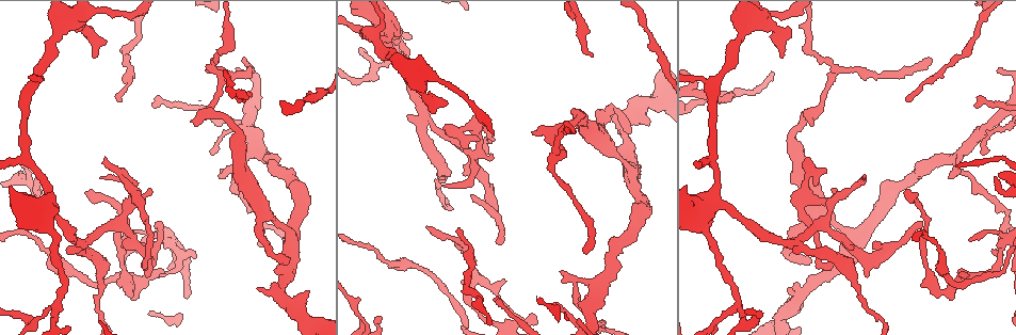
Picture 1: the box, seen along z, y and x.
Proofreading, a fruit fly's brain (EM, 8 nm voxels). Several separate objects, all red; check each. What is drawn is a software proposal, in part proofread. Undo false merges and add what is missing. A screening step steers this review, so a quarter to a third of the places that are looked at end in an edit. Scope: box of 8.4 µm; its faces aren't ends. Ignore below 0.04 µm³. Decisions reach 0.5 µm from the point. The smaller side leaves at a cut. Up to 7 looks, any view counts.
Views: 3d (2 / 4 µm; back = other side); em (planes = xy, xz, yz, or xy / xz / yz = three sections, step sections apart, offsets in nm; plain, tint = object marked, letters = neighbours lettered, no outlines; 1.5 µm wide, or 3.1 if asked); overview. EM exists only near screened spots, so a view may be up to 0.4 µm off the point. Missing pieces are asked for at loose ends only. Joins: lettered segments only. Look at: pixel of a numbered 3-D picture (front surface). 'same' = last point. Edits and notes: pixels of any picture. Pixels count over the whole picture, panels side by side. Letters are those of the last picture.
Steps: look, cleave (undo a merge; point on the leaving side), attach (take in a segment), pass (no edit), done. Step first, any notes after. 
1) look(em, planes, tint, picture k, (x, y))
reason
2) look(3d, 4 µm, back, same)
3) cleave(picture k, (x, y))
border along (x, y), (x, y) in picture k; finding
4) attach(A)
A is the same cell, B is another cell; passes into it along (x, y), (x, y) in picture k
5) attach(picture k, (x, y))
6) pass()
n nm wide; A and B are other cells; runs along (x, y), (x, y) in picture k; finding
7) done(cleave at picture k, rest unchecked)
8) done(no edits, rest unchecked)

look(3d, 2 µm, picture 1, (735, 305))
arms part here

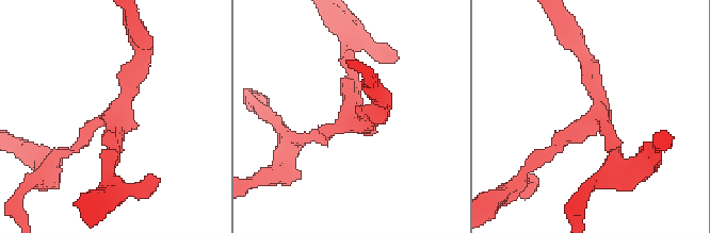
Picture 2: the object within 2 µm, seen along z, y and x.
look(em, planes, letters, picture 2, (598, 114))
3 arms

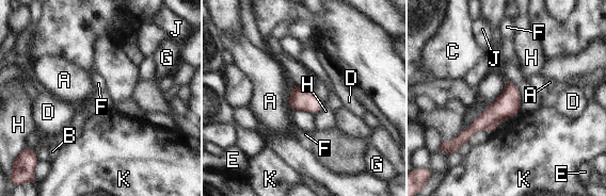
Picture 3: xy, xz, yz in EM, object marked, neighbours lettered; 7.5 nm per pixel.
pass()
A, B, C, D, E, F, G, H, J and K are other cells; border along (291, 86), (289, 110) in picture 3; all the same cell

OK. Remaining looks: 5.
look(3d, 2 µm, picture 1, (194, 124))
branch stops here

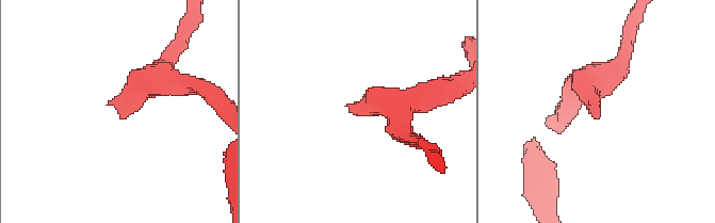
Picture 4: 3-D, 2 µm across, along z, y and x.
look(em, xy, step 8, tint, picture 4, (362, 115))

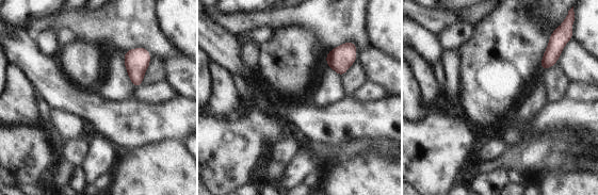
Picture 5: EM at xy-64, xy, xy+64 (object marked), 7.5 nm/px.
look(em, planes, letters, same)

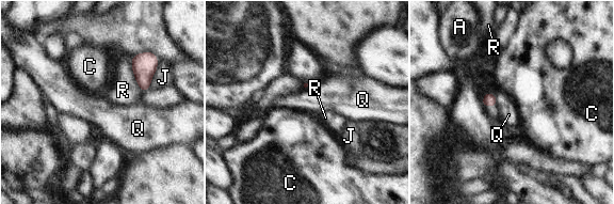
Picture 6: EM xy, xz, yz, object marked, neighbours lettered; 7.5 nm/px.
pass()
A, C, J, Q and R are other cells; border along (495, 94), (497, 105) in picture 6; none of them fits

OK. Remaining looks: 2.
look(em, planes, letters, picture 1, (245, 61))

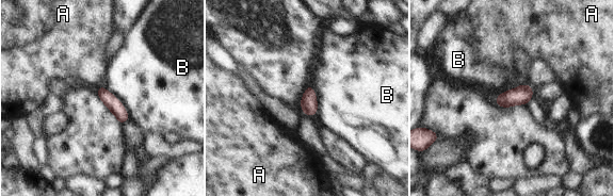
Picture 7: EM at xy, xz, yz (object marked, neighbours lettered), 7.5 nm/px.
pass()
A and B are other cells; runs along (100, 88), (126, 117) in picture 7; none of them fits

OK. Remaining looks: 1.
done(no edits, rest unchecked)

